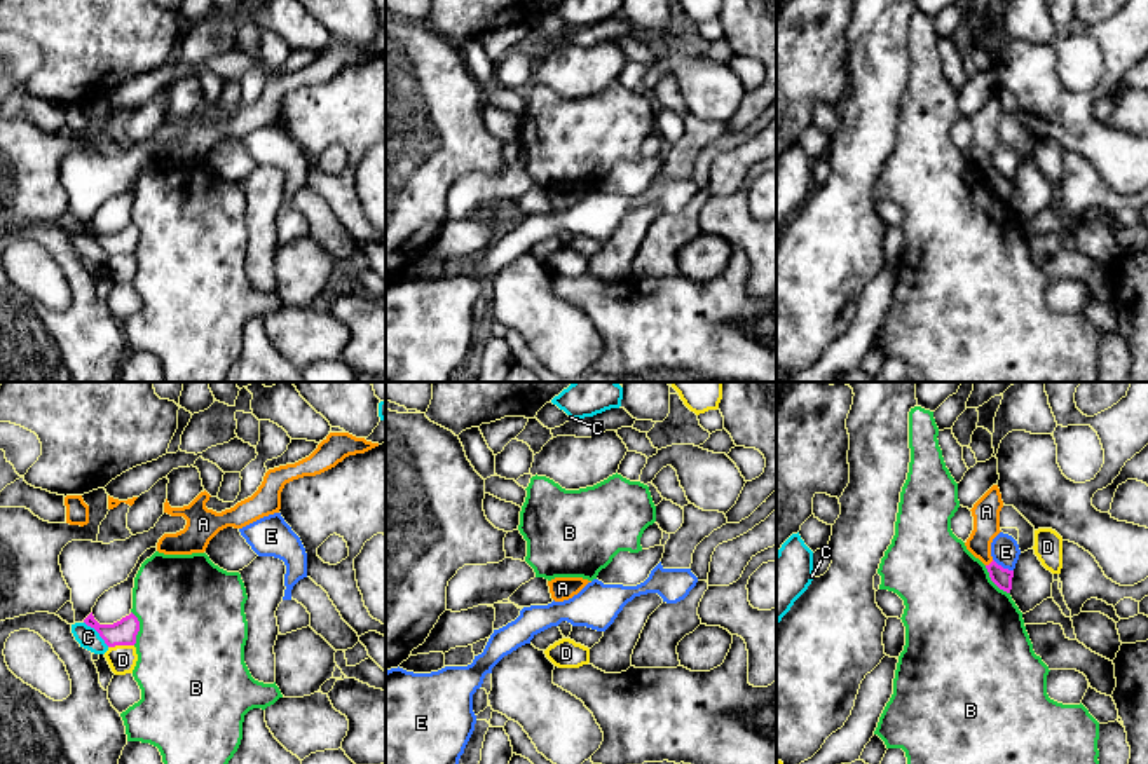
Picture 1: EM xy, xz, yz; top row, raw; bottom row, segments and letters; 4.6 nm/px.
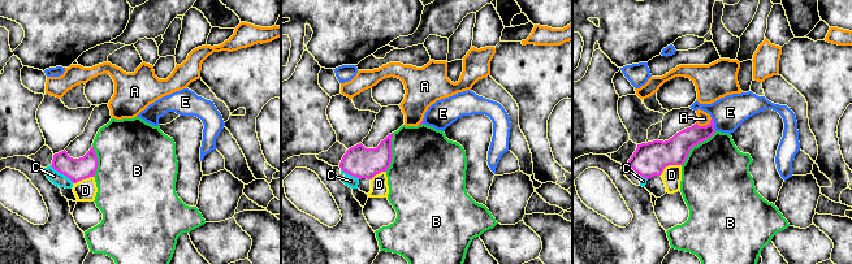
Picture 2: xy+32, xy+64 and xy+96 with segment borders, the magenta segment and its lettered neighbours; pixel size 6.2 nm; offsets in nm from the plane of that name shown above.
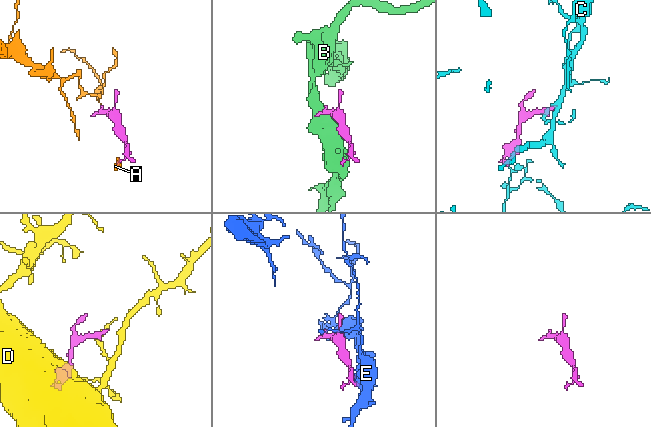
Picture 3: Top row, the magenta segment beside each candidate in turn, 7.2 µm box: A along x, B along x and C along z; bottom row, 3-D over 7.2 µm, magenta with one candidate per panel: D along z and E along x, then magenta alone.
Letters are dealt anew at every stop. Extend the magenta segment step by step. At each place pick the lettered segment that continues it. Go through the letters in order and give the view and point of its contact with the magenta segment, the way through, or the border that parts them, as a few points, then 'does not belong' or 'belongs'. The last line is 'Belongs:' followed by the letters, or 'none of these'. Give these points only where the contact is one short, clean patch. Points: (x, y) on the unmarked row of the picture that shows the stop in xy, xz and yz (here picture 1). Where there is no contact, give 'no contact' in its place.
A: contact yz (991, 171); way yz (1002, 187), (991, 171), (984, 164), (986, 121); belongs
B: contact xy (138, 238); does not belong
C: contact xy (98, 241); does not belong
D: contact xy (121, 253); does not belong
E: contact yz (1002, 177); does not belong
Belongs: A

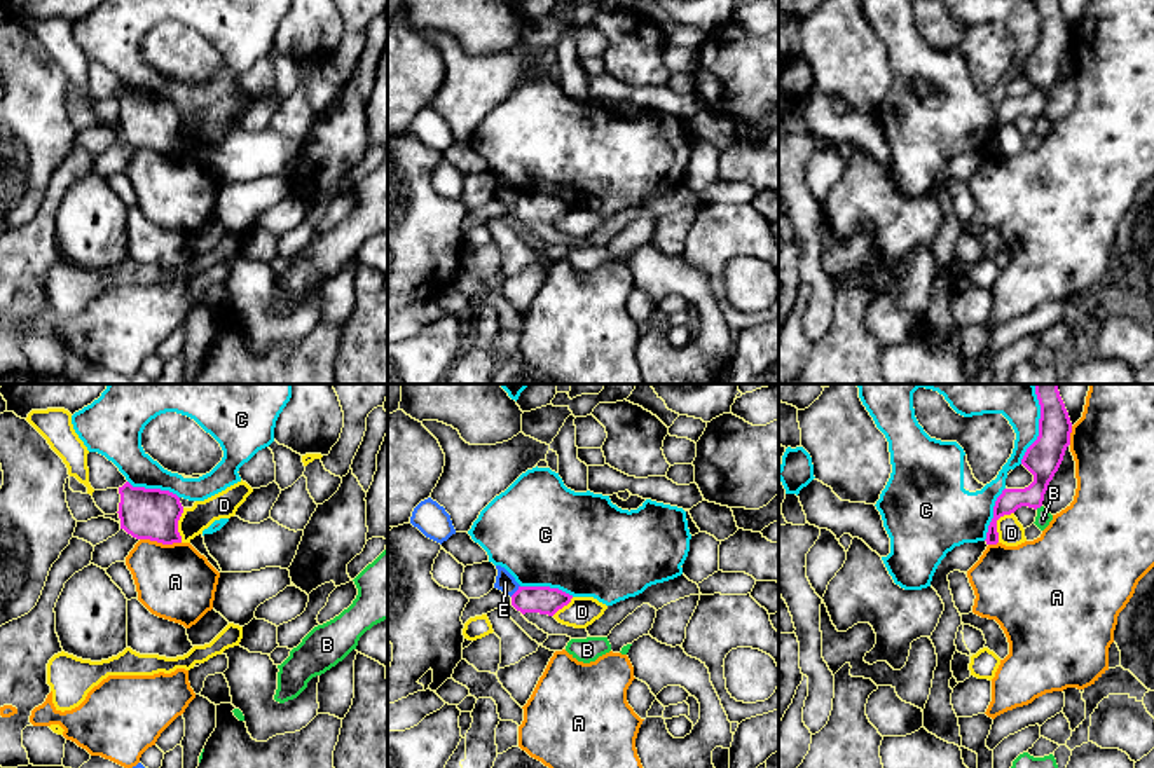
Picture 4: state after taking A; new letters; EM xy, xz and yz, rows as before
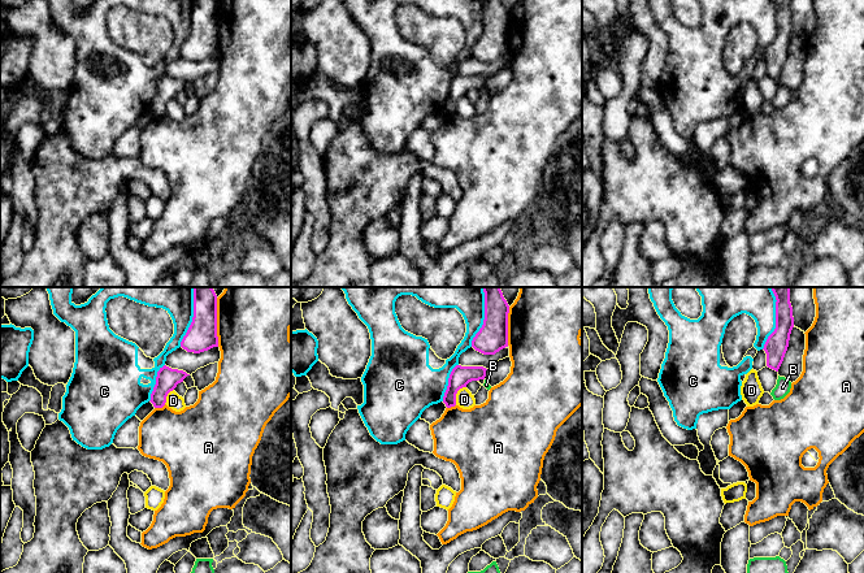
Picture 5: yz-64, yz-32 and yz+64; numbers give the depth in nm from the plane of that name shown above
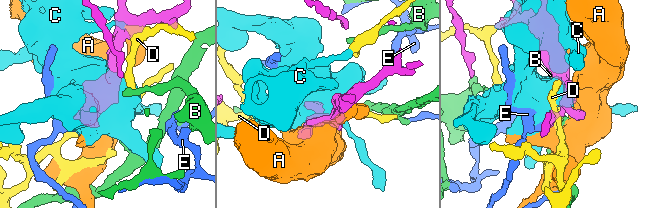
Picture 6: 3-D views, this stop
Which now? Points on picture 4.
A: contact xy (161, 150); does not belong
B: contact yz (1037, 116); border yz (1041, 114), (1036, 117); does not belong
C: contact yz (1039, 37); does not belong
D: contact yz (996, 133); border yz (1013, 121), (997, 130), (997, 150); does not belong
E: contact xz (517, 199); does not belong
Belongs: none of these

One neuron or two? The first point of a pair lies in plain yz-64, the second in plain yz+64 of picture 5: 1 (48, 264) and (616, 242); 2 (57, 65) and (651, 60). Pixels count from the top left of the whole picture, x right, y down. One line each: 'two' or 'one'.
1: two
2: one

